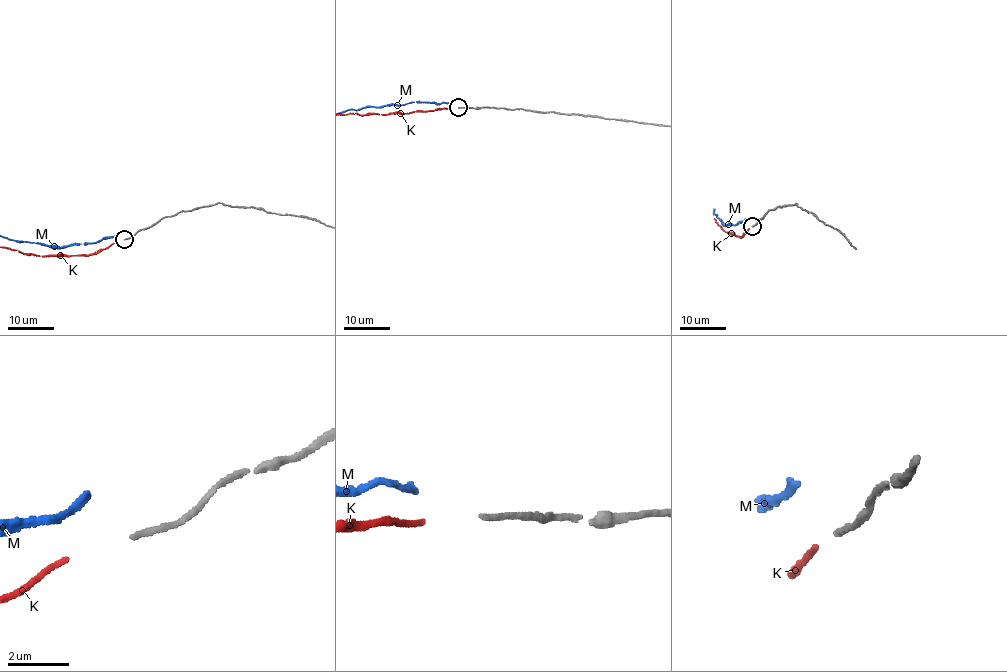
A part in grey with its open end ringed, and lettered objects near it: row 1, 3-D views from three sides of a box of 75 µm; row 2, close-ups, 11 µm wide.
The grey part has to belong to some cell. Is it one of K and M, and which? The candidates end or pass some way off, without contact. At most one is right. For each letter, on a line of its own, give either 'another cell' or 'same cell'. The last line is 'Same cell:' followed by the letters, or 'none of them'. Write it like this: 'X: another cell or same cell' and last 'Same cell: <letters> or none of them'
K: same cell
M: another cell
Same cell: K

